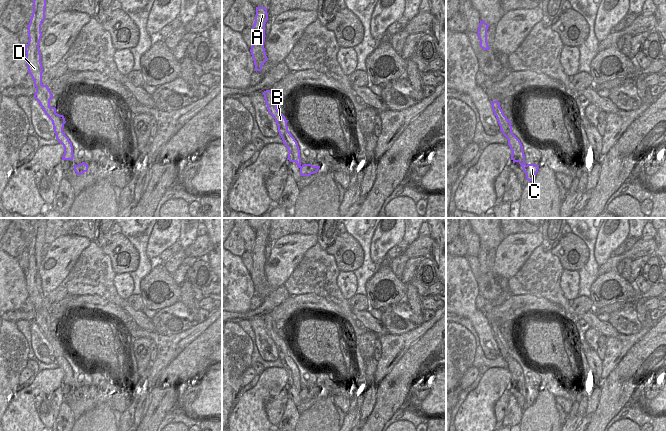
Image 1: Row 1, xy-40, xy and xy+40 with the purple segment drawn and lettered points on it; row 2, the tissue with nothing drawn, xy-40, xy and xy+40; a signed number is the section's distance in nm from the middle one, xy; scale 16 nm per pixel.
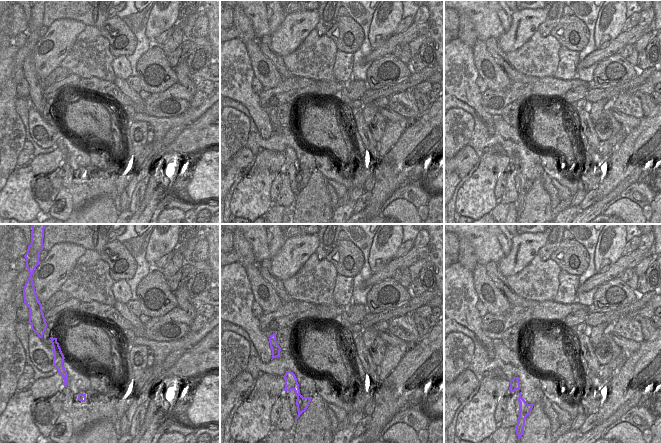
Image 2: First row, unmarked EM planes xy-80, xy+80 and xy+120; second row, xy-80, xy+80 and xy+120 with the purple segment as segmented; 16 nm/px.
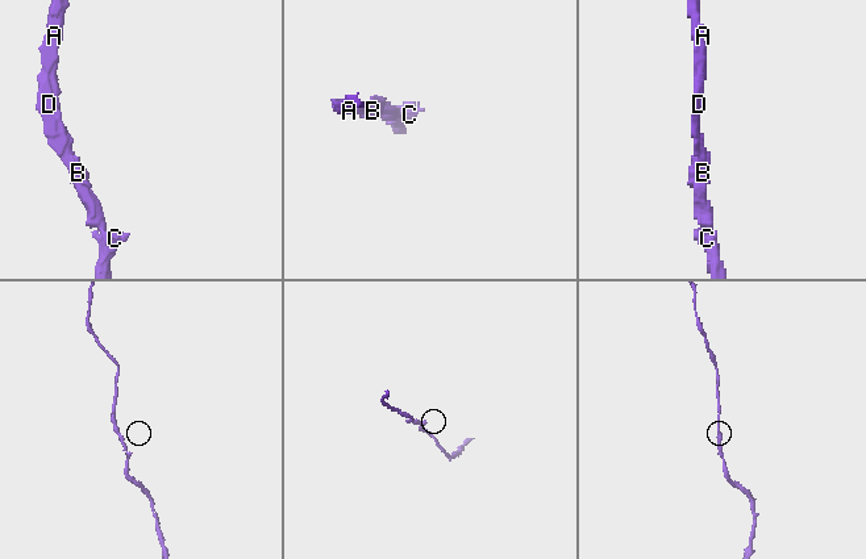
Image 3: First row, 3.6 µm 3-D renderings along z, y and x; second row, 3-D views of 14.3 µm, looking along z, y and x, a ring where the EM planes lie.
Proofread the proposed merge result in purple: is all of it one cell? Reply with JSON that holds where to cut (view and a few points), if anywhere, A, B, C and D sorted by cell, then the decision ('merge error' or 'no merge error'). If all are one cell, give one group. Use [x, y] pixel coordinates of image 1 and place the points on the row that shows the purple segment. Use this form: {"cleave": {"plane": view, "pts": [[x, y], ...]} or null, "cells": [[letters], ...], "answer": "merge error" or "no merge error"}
{"cleave": null, "cells": [["A", "B", "C", "D"]], "answer": "no merge error"}

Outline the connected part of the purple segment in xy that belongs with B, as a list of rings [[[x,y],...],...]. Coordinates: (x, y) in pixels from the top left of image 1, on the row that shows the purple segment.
[[[270,90],[263,92],[265,103],[267,105],[268,112],[273,116],[278,126],[278,132],[283,140],[283,144],[288,148],[288,158],[290,162],[295,162],[300,169],[301,176],[310,176],[317,173],[320,166],[313,166],[312,164],[301,164],[300,150],[297,141],[288,131],[287,120],[283,114],[277,109],[276,97]]]

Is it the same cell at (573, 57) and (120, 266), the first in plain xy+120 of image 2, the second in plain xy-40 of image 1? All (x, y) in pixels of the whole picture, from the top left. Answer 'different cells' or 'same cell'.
different cells

